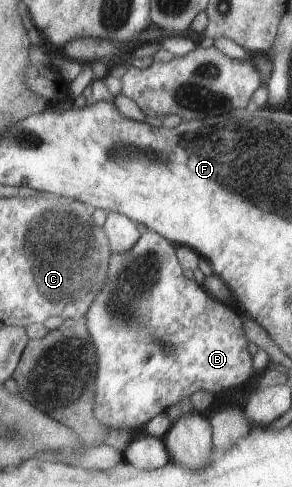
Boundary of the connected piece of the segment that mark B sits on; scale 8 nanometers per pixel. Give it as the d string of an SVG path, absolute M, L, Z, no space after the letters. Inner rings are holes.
M146 231L140 235L138 242L132 246L132 250L128 252L112 252L110 262L108 262L108 282L104 284L104 288L100 290L100 294L96 296L96 300L92 300L88 312L86 312L86 326L90 332L90 338L96 342L96 356L100 362L98 368L98 378L96 378L96 388L94 388L94 418L98 422L102 422L108 428L116 428L116 430L135 430L144 428L158 414L175 410L176 407L184 400L190 398L194 392L220 392L220 390L228 390L242 386L248 378L256 374L258 371L252 366L252 356L248 353L248 338L244 334L242 326L242 318L232 308L228 308L226 304L218 302L201 284L195 279L188 279L184 275L184 269L178 262L176 256L176 246L173 242L162 238L160 234L154 231Z

